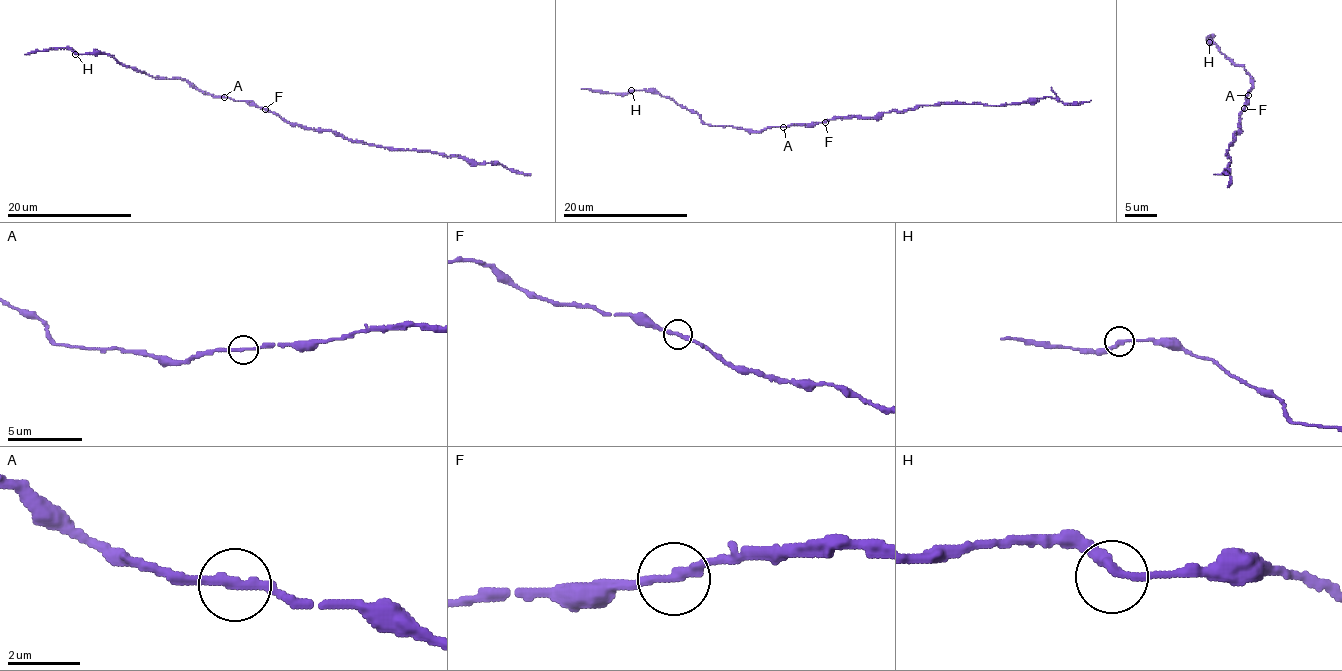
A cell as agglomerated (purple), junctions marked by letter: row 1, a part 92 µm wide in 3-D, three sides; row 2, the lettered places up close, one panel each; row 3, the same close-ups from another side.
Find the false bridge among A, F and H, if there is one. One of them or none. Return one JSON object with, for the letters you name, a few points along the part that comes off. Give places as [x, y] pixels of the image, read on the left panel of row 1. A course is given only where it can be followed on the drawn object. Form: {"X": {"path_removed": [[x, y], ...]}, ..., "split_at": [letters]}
{"split_at": []}

